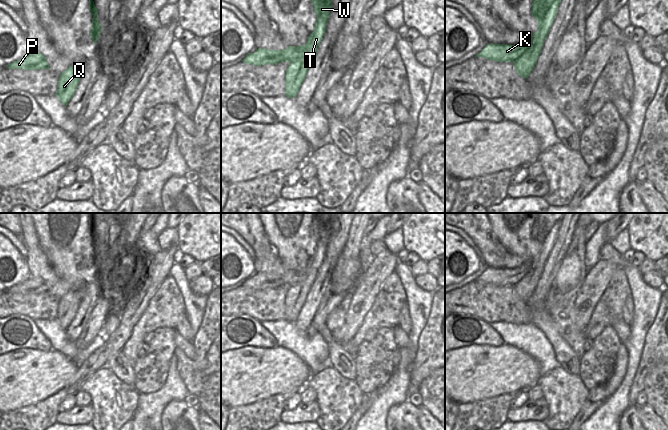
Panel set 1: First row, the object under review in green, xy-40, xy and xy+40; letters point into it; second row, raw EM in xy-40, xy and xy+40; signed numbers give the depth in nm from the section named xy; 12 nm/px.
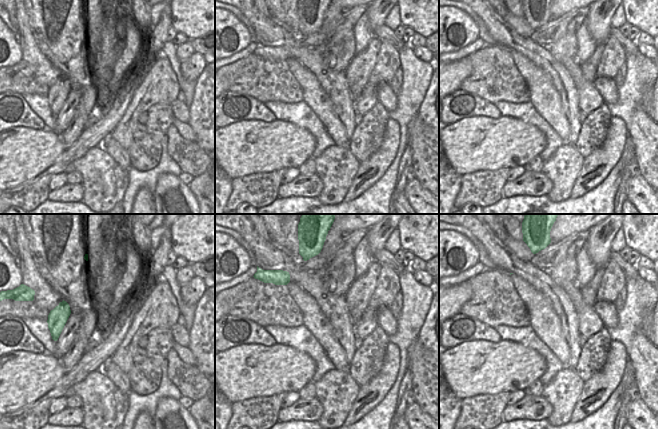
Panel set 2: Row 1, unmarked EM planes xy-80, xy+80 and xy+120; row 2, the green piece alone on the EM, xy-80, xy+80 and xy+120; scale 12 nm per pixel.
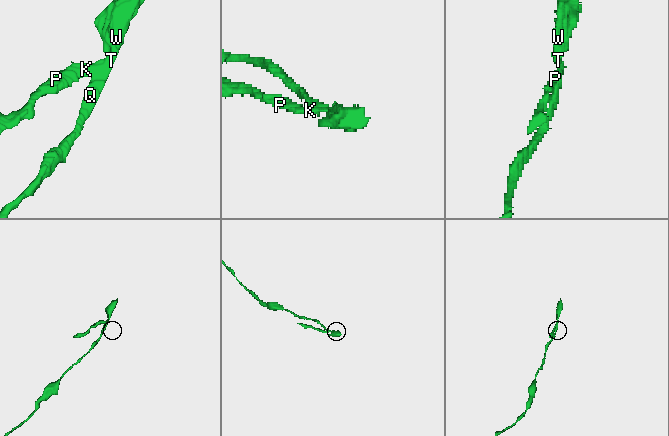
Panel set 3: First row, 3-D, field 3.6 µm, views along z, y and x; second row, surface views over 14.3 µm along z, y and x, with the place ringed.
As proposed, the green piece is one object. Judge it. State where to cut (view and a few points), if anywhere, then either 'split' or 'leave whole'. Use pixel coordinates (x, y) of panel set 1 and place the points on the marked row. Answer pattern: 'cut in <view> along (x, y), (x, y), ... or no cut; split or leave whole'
cut in xy+40 along (529, 40), (529, 47), (513, 62); split

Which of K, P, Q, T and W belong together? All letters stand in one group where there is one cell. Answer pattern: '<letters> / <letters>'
K P / Q T W

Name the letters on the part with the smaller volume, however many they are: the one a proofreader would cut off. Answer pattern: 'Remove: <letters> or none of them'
Remove: K, P

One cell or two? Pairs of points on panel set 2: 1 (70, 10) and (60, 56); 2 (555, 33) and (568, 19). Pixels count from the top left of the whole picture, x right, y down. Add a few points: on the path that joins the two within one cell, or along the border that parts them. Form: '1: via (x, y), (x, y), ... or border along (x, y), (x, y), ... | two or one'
1: via (66, 21), (62, 29), (62, 45) | one
2: via (557, 30), (565, 22) | one

